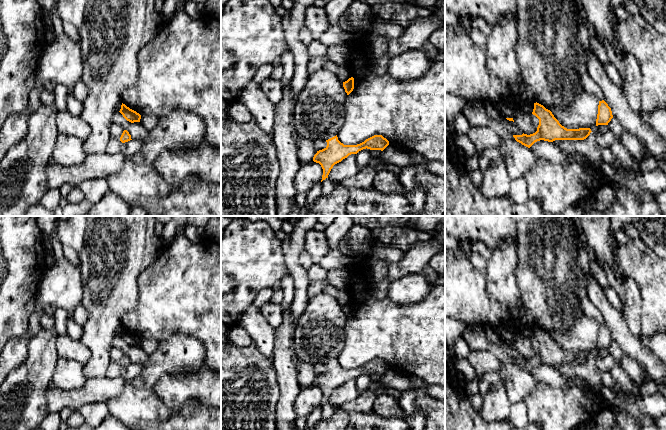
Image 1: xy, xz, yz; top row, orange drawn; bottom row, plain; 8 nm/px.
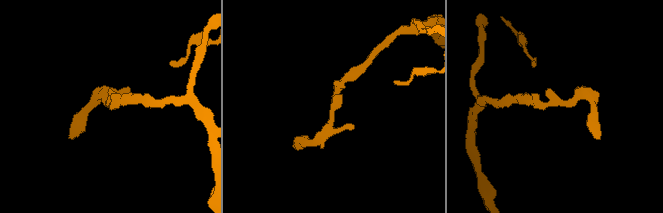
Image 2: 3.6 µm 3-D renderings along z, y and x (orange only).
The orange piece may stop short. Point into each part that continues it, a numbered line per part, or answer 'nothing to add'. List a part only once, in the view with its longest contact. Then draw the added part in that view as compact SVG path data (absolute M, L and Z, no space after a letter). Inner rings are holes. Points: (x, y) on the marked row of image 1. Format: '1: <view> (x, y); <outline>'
nothing to add

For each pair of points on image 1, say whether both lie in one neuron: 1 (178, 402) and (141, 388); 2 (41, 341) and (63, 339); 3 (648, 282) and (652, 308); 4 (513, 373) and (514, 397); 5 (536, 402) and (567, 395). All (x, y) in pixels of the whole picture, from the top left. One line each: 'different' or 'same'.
1: different
2: different
3: same
4: same
5: same

